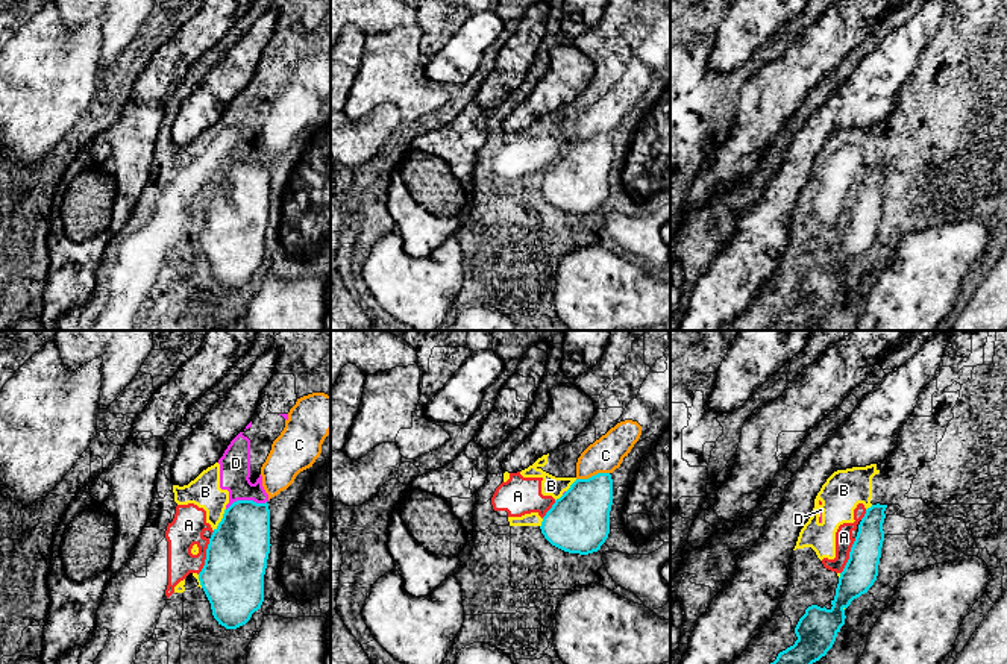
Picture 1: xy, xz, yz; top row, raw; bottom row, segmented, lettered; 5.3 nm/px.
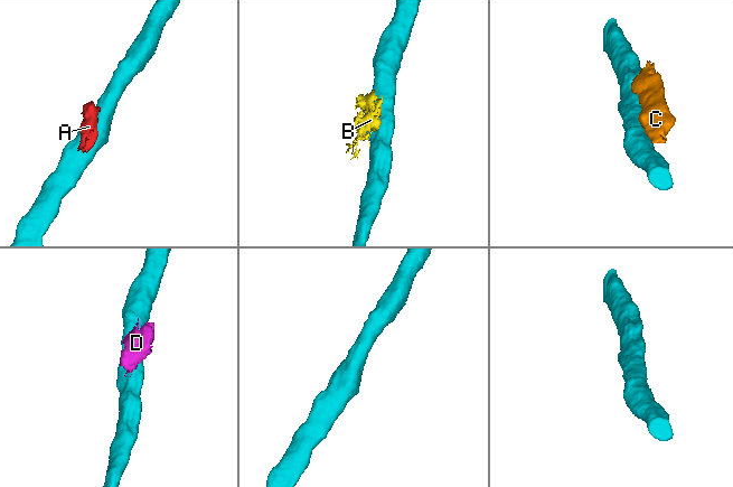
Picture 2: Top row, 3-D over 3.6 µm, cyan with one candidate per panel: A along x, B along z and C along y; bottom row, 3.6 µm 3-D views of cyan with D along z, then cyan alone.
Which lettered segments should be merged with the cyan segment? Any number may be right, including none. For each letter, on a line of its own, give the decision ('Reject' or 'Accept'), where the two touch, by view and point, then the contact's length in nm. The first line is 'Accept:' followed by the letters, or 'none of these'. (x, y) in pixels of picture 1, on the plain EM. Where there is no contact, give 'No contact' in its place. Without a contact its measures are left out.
Accept: none of these
A: Reject. Touches cyan at xy (207, 217). Shared border 200 nm
B: Reject. Touches cyan at xy (222, 179). Shared border 140 nm
C: Reject. Touches cyan at xz (592, 137). Shared border 180 nm
D: Reject. Touches cyan at xy (246, 161). Shared border 220 nm

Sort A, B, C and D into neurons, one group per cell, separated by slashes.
A B D / C

